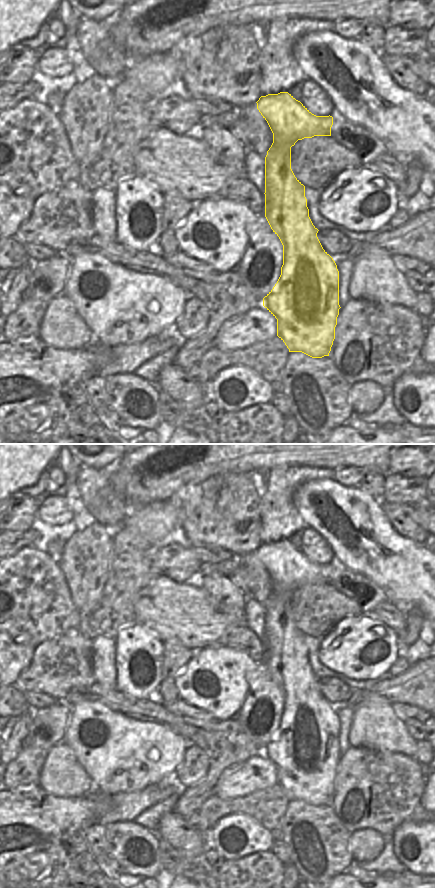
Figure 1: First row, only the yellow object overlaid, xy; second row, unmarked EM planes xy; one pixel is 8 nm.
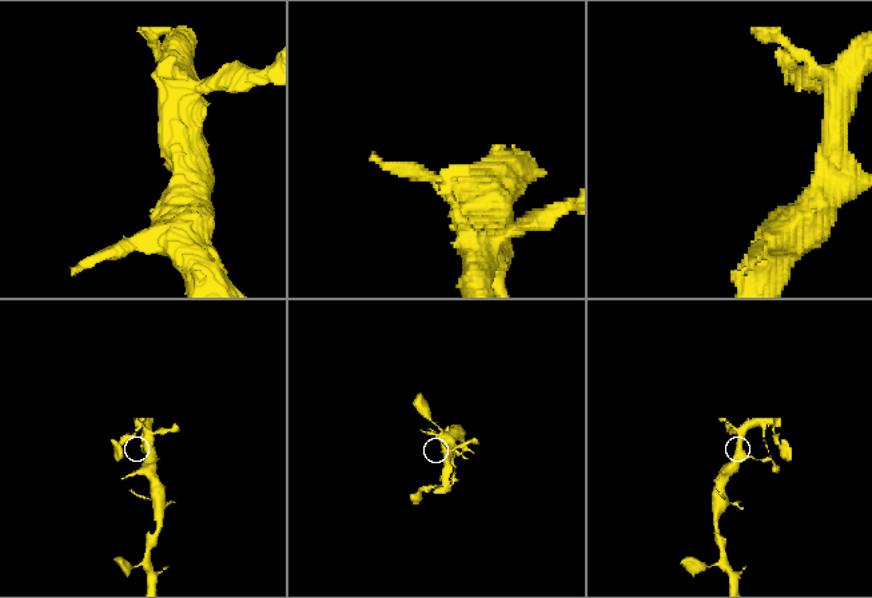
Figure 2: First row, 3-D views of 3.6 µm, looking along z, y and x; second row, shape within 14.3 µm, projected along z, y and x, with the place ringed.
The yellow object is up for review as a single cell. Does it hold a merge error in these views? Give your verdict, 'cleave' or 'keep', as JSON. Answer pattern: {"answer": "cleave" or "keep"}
{"answer": "keep"}

